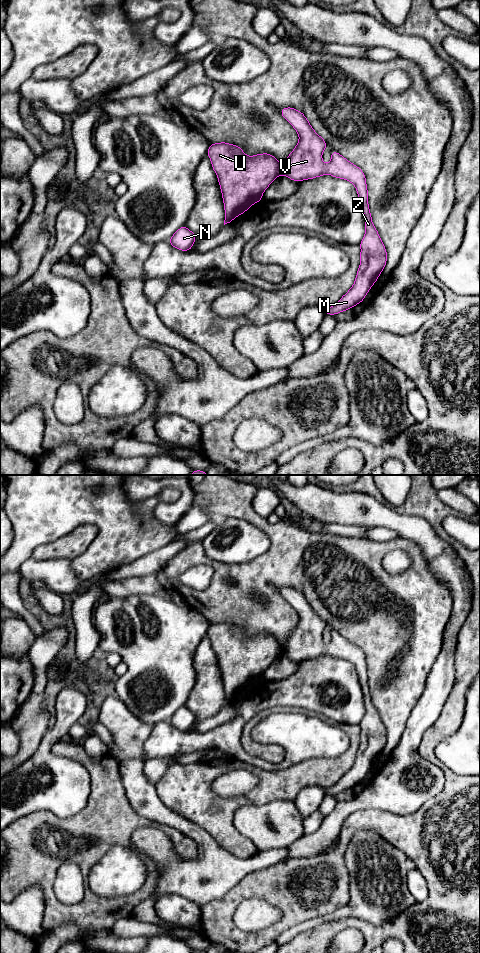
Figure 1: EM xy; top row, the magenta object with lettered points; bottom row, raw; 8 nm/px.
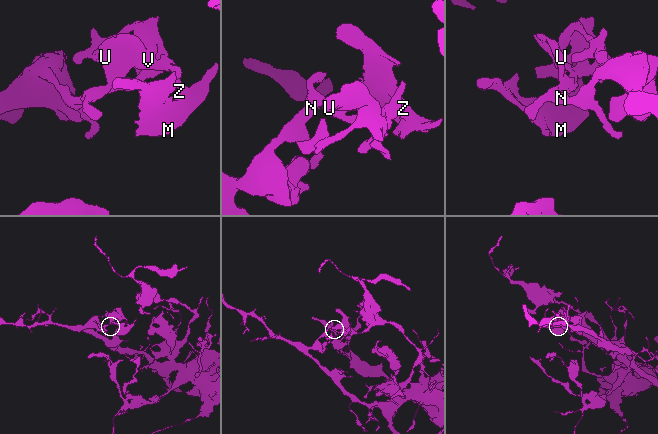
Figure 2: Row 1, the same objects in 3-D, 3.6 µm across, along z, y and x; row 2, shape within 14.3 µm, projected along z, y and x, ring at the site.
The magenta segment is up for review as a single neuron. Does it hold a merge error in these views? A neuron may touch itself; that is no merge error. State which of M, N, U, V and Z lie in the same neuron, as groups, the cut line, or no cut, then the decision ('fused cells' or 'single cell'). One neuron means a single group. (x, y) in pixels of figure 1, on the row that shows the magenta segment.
groups M U V Z / N; cut xy (225, 218), (228, 222); fused cells

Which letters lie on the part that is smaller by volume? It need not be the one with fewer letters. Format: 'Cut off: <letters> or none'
Cut off: M, U, V, Z

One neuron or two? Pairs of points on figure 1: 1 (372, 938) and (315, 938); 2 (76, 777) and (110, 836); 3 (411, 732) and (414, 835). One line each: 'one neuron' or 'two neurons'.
1: one neuron
2: two neurons
3: two neurons

